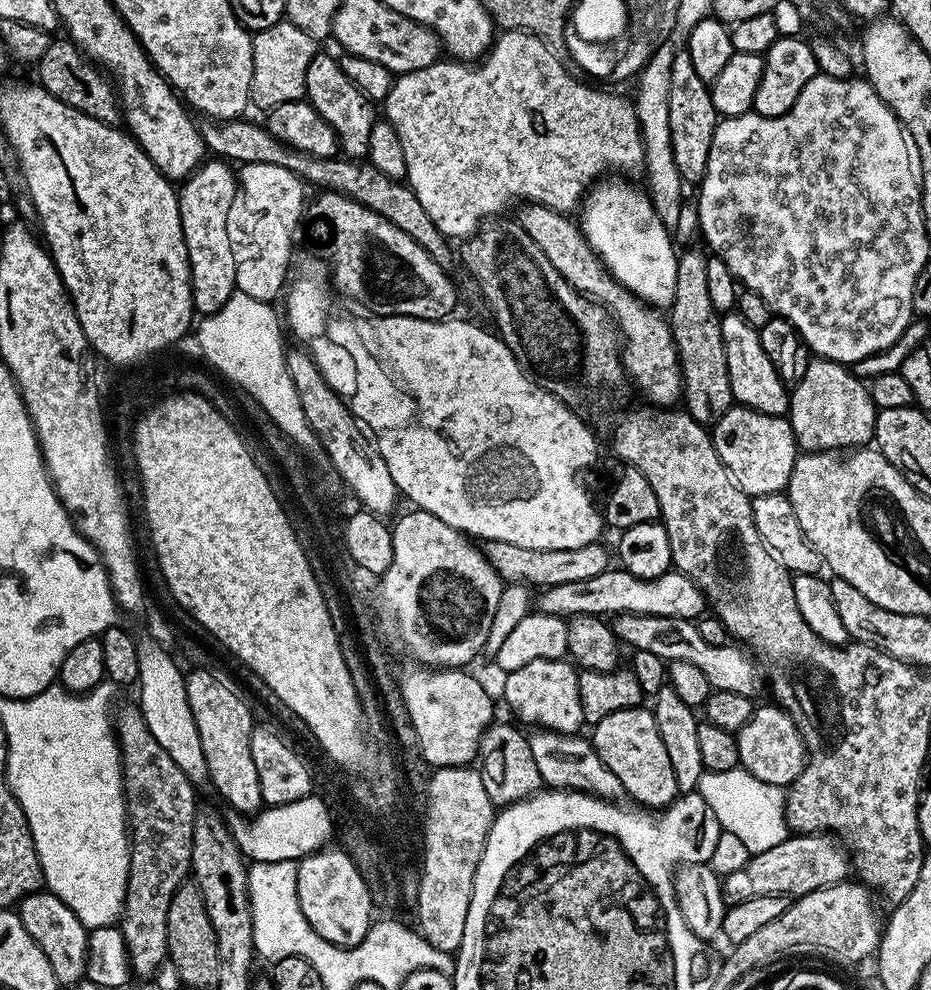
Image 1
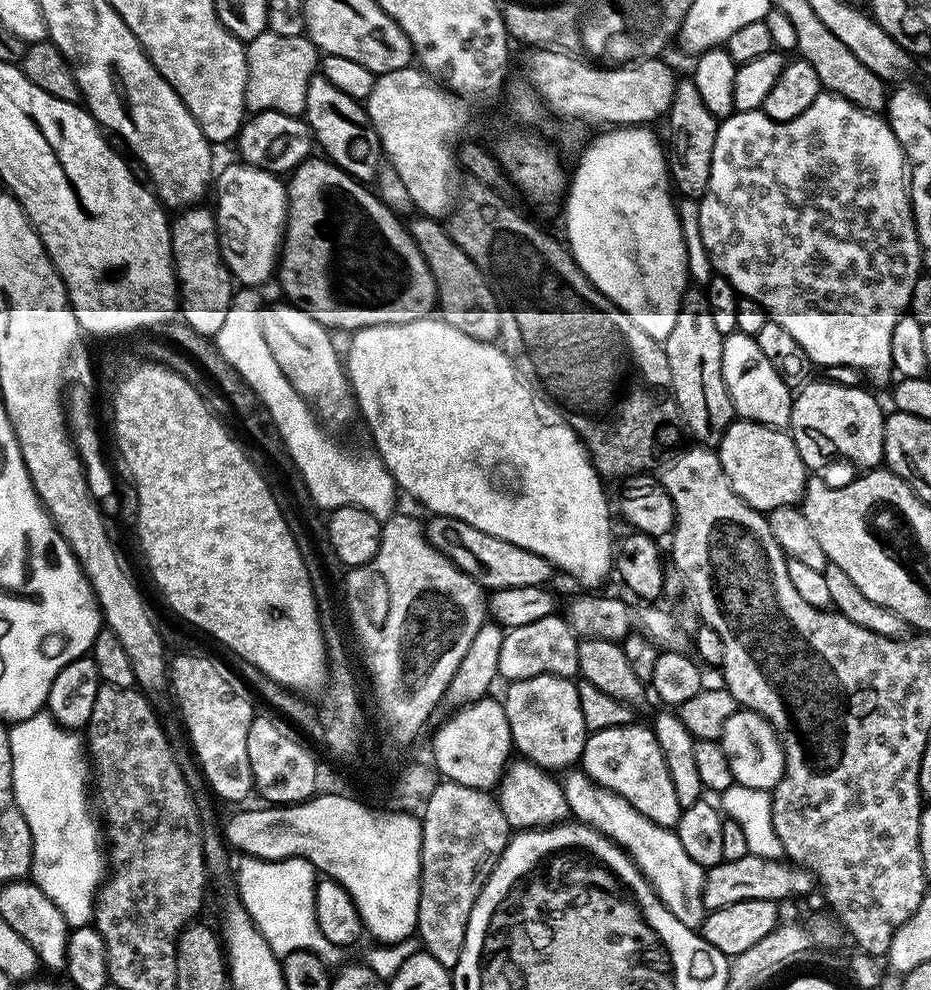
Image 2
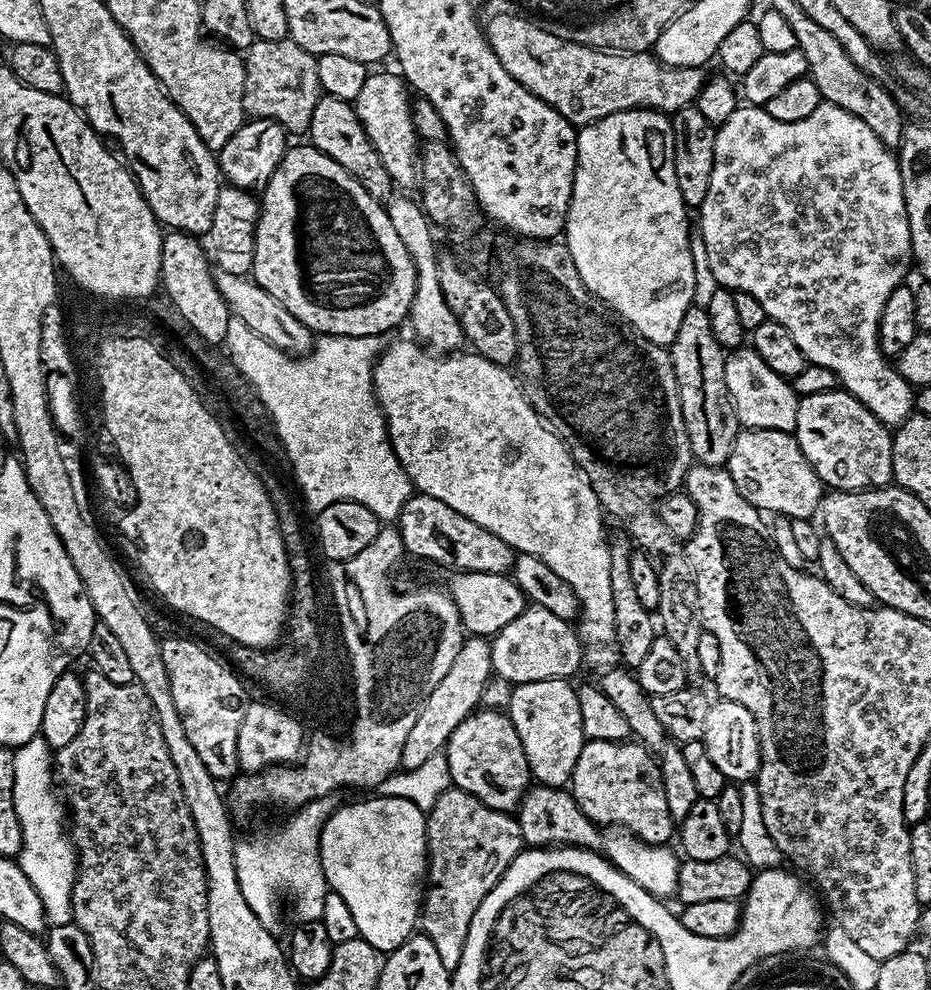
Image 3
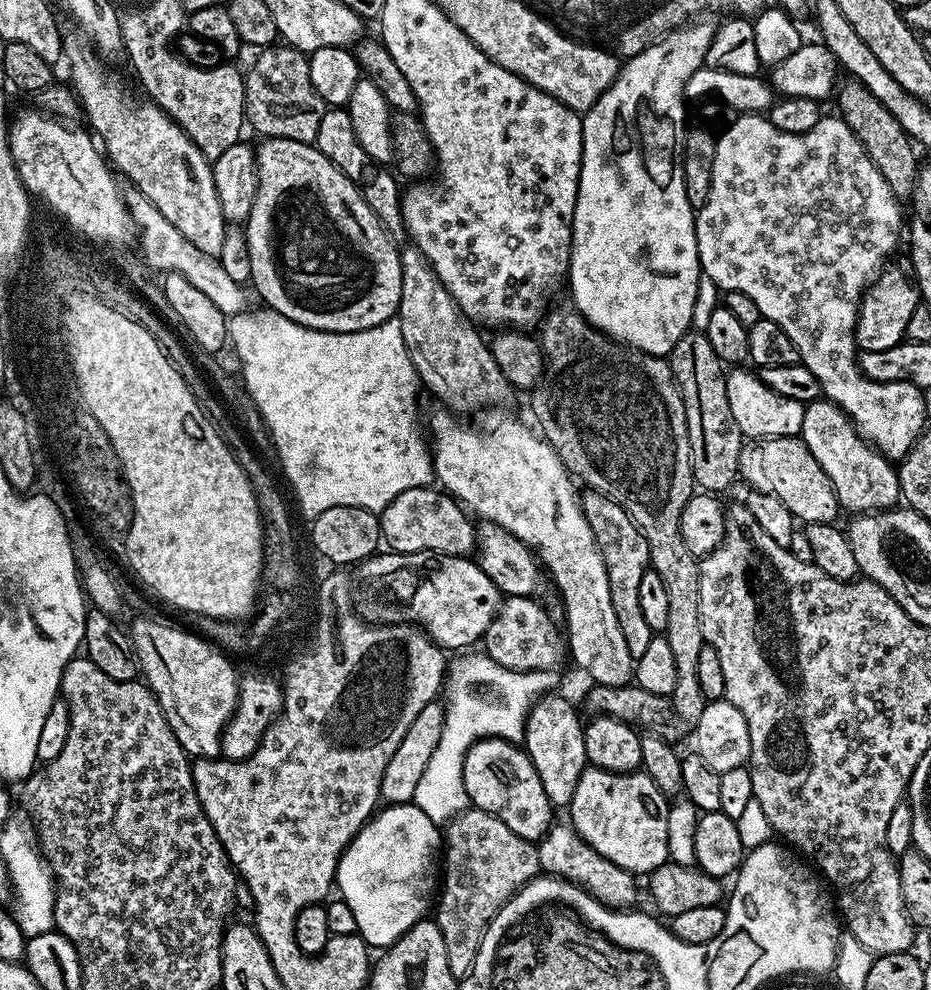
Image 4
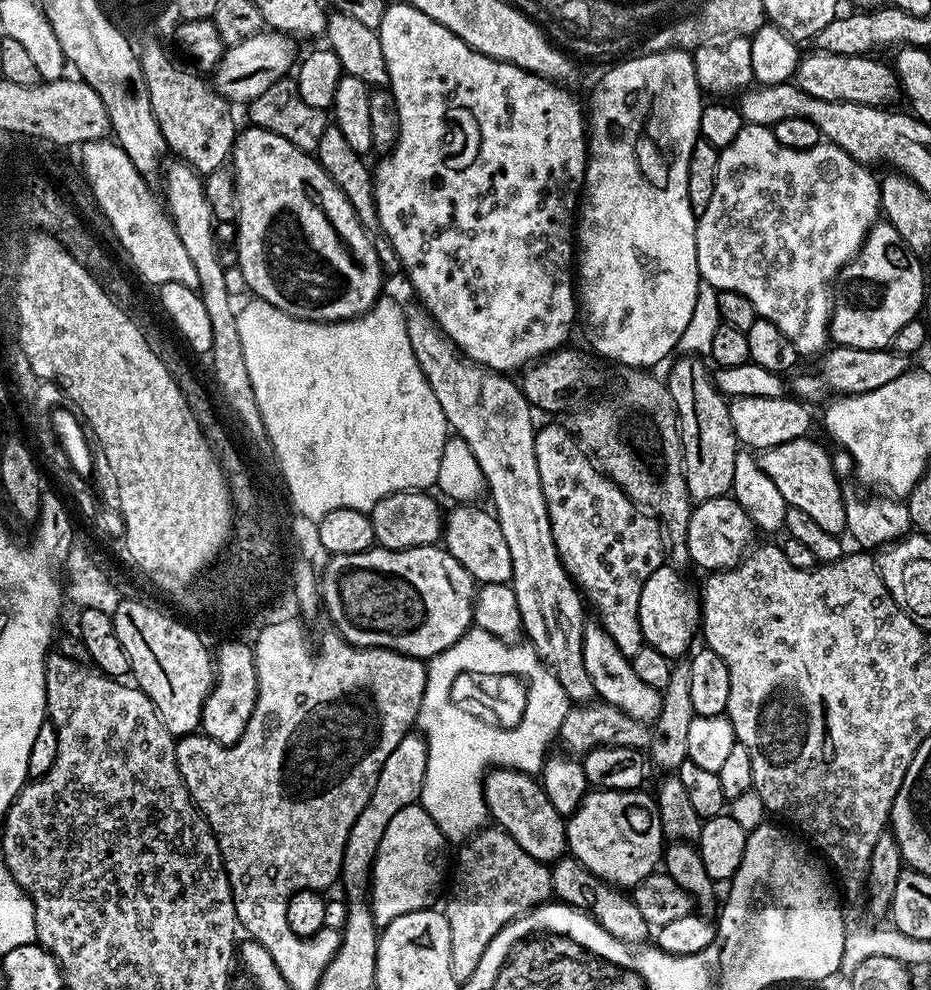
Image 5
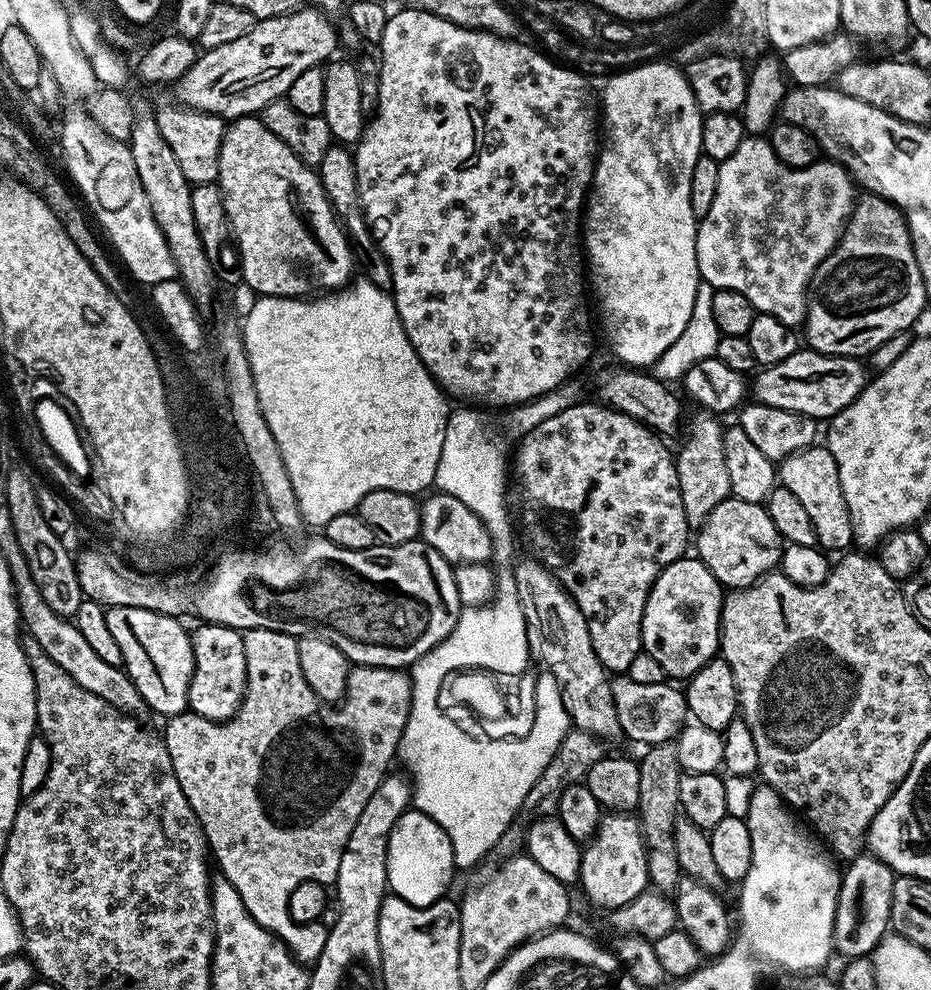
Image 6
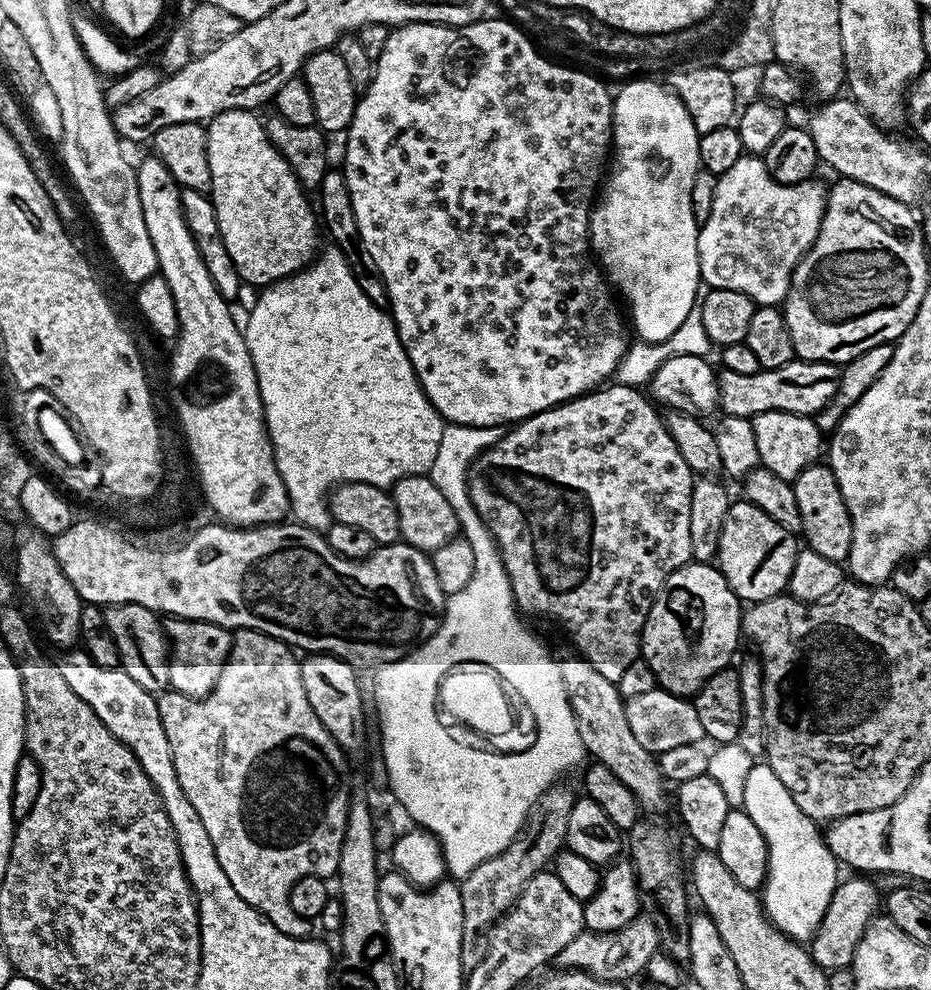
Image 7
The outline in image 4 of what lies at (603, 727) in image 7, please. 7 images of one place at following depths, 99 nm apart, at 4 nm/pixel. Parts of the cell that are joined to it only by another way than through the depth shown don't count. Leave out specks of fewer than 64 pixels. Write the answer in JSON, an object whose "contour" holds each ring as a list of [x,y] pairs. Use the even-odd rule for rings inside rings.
{"contour":[[[408,246],[401,251],[400,265],[402,266],[402,298],[398,319],[402,326],[402,342],[406,342],[410,362],[416,368],[421,385],[427,391],[429,388],[444,403],[441,405],[445,409],[456,414],[476,412],[479,408],[492,410],[497,406],[504,406],[500,404],[507,402],[510,386],[502,370],[498,370],[498,362],[494,362],[489,341],[480,337],[481,329],[465,316],[463,310],[454,302],[454,298],[450,298],[446,286],[442,286],[442,282],[428,264],[428,259],[416,247]]]}

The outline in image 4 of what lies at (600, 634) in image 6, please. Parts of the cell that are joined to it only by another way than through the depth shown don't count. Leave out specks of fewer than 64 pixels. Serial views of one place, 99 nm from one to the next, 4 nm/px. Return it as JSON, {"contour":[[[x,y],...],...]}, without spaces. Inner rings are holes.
{"contour":[[[585,491],[582,496],[586,522],[590,522],[590,530],[600,547],[600,553],[606,566],[606,574],[610,578],[610,598],[614,606],[614,614],[618,614],[618,626],[622,626],[622,638],[626,638],[626,647],[630,650],[633,661],[642,658],[646,646],[650,646],[653,630],[646,626],[646,617],[642,615],[642,606],[638,602],[638,586],[642,586],[642,574],[650,571],[648,562],[648,544],[644,535],[636,528],[636,523],[610,498],[600,492]]]}

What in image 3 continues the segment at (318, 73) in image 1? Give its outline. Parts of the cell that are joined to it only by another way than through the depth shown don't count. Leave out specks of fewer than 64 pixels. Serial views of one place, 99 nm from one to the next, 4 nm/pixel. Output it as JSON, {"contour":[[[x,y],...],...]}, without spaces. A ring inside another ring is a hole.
{"contour":[[[327,94],[321,95],[318,106],[314,106],[306,136],[313,148],[334,158],[334,162],[338,162],[338,166],[342,166],[346,174],[353,176],[375,200],[384,202],[393,195],[394,185],[390,174],[386,174],[386,166],[382,166],[378,150],[374,150],[370,138],[366,138],[366,130],[362,130],[362,122],[349,101]]]}

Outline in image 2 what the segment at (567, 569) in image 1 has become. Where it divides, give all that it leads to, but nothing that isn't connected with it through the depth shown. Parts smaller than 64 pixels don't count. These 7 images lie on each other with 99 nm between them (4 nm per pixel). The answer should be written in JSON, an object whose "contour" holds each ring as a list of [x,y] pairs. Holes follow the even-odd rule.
{"contour":[[[433,515],[431,519],[426,524],[429,542],[466,574],[470,574],[485,590],[544,586],[554,574],[551,562],[542,558],[542,554],[534,554],[534,550],[514,546],[514,542],[506,542],[502,538],[494,538],[494,534],[486,534],[458,518]]]}

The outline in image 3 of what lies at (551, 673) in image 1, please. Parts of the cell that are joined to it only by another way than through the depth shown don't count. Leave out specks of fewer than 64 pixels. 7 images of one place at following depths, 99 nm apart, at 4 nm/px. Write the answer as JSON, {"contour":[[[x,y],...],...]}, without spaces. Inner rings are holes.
{"contour":[[[546,678],[542,682],[517,684],[511,689],[512,697],[508,700],[508,708],[506,707],[506,715],[514,722],[518,738],[522,738],[522,750],[526,754],[533,781],[545,788],[564,788],[571,781],[578,754],[582,754],[582,746],[586,743],[582,730],[582,710],[578,710],[578,691],[568,684],[571,683],[567,679],[554,678]]]}

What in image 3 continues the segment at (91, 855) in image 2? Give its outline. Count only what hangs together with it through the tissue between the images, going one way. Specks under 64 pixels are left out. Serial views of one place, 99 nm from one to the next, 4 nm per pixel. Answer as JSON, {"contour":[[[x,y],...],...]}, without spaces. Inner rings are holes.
{"contour":[[[43,738],[31,740],[15,749],[12,765],[14,766],[14,794],[12,795],[14,810],[18,814],[18,822],[22,830],[22,846],[18,853],[20,869],[22,874],[26,874],[26,878],[30,878],[34,890],[38,890],[38,898],[42,900],[44,907],[45,921],[52,926],[70,924],[72,923],[72,887],[76,881],[78,861],[76,849],[73,848],[69,833],[66,831],[66,812],[54,787],[53,749],[48,747],[48,743]]]}

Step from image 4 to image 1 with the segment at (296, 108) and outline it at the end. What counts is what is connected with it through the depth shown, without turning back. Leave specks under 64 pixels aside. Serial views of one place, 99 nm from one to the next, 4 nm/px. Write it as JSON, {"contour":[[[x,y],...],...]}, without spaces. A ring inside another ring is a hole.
{"contour":[[[287,20],[255,33],[252,38],[252,81],[250,100],[263,110],[271,110],[286,102],[303,100],[306,96],[306,66],[318,54],[318,41],[306,30],[298,30]]]}

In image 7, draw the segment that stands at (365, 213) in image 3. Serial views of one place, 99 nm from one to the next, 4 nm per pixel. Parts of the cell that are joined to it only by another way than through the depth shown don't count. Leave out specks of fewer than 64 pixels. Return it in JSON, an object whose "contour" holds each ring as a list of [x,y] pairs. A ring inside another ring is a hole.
{"contour":[[[235,108],[234,110],[226,110],[222,114],[215,116],[213,120],[207,121],[206,158],[210,158],[210,178],[212,179],[210,199],[217,214],[218,230],[221,232],[222,242],[225,243],[226,251],[230,254],[230,258],[233,259],[234,266],[238,270],[243,283],[267,286],[275,284],[278,280],[285,280],[287,276],[292,276],[295,272],[300,271],[302,268],[307,268],[312,263],[318,252],[316,243],[320,240],[320,232],[322,236],[322,228],[318,223],[318,212],[314,207],[313,201],[312,204],[308,201],[309,193],[298,182],[294,170],[290,170],[286,158],[282,158],[282,154],[278,154],[278,150],[273,146],[266,134],[261,117],[258,118],[256,115],[255,111],[246,108]]]}

